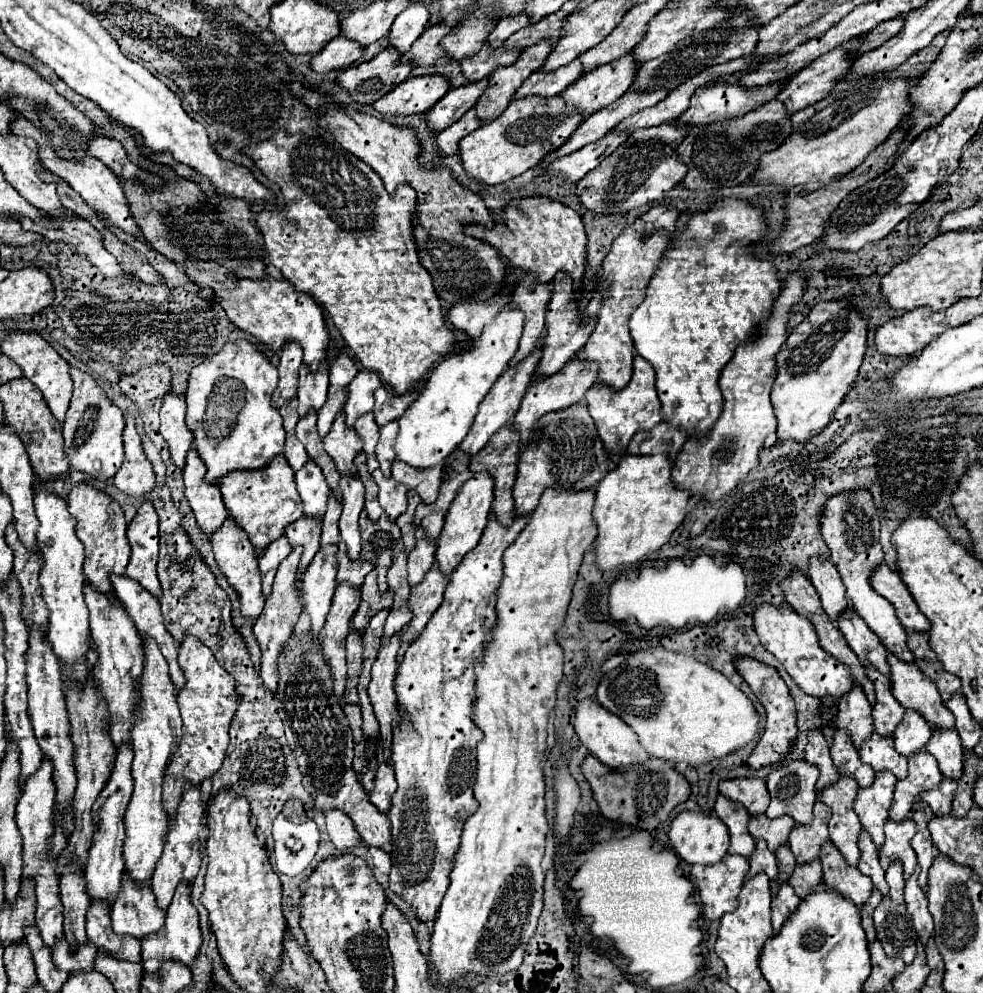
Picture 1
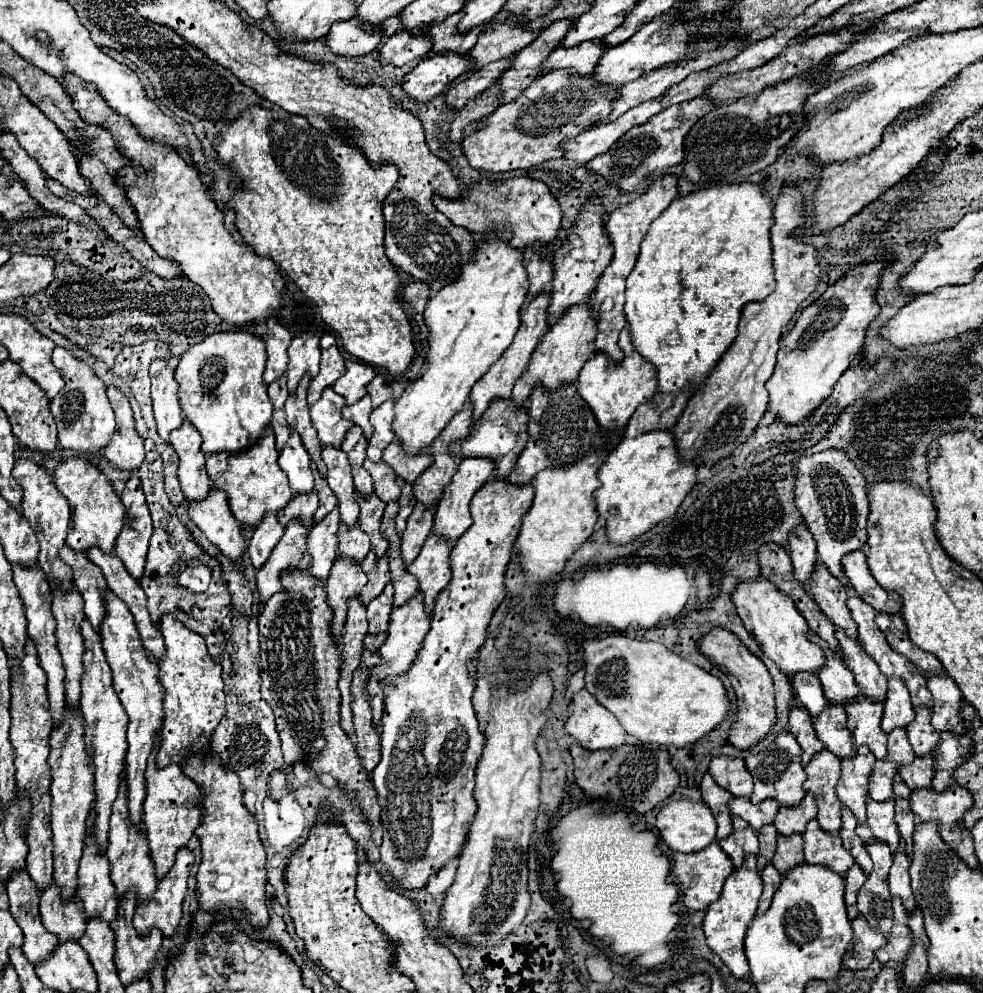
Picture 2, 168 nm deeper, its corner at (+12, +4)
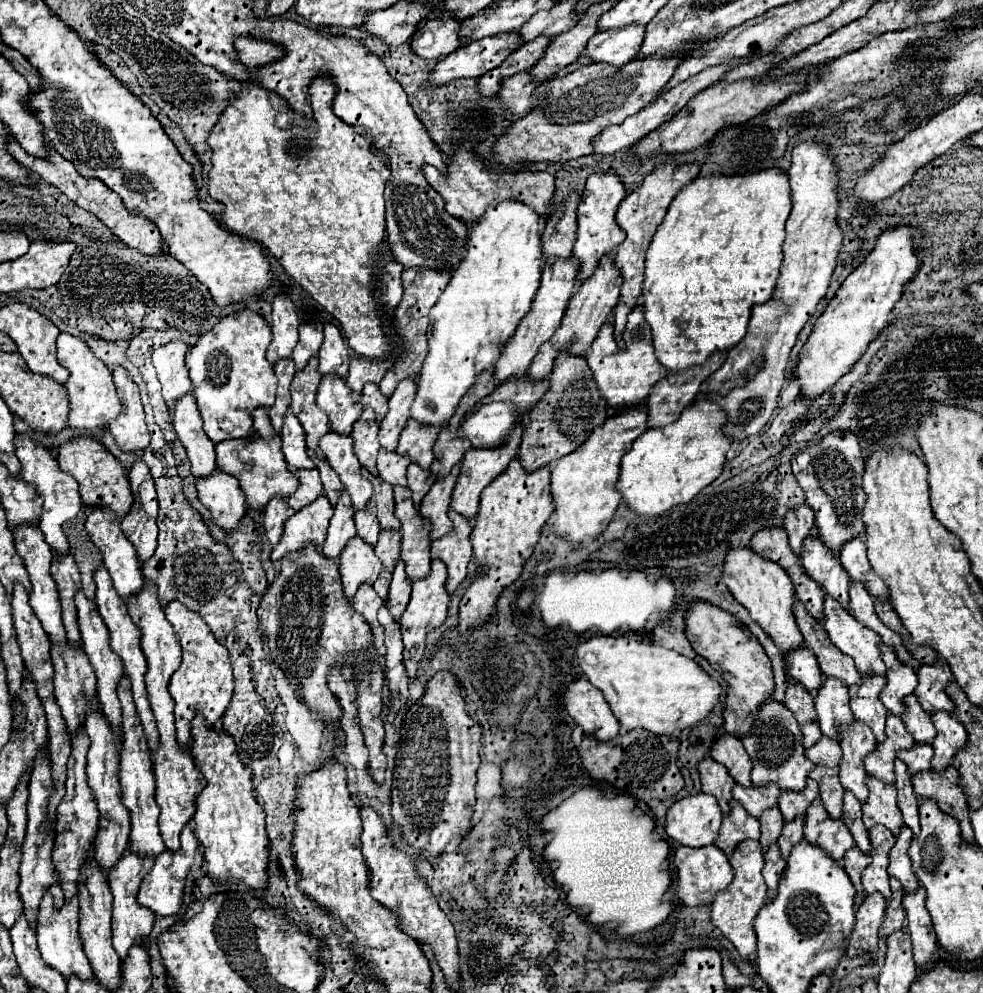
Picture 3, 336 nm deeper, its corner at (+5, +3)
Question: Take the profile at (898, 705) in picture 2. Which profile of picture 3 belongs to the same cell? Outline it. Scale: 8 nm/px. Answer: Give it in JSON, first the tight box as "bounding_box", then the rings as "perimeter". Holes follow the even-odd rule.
{"bounding_box":[880,644,918,716],"perimeter":[[[880,644],[880,650],[882,650],[882,660],[888,666],[886,668],[886,686],[880,692],[880,700],[884,702],[886,710],[900,716],[904,712],[904,704],[902,704],[904,696],[914,692],[914,688],[918,684],[916,670],[912,670],[910,666],[904,666],[904,662],[900,662],[896,658],[896,654],[892,654],[892,646]]]}

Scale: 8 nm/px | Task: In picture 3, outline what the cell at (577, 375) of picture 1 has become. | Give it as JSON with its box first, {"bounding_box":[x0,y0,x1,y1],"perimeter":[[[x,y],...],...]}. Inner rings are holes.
{"bounding_box":[528,254,620,378],"perimeter":[[[606,254],[606,258],[600,260],[600,266],[596,270],[596,274],[592,274],[592,278],[588,278],[588,282],[582,282],[580,288],[572,294],[570,302],[568,302],[568,308],[564,312],[564,318],[562,318],[562,324],[560,328],[552,334],[552,338],[548,342],[544,342],[528,370],[528,376],[530,378],[546,378],[550,372],[552,372],[552,364],[554,364],[554,358],[558,356],[558,352],[562,350],[562,346],[570,346],[570,352],[572,354],[586,354],[586,350],[590,348],[590,344],[594,342],[598,330],[602,328],[602,324],[606,322],[606,318],[612,314],[618,298],[620,298],[620,272],[616,270],[616,264],[614,264],[614,258]]]}

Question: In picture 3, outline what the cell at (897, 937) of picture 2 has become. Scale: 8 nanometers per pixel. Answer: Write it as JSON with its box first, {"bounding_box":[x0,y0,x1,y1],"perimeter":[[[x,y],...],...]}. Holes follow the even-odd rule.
{"bounding_box":[880,878,906,938],"perimeter":[[[890,878],[890,888],[892,888],[892,898],[888,900],[884,924],[880,924],[880,936],[882,938],[888,938],[892,932],[906,928],[906,912],[900,904],[902,896],[904,896],[904,888],[900,886],[900,882],[896,882],[896,878]]]}

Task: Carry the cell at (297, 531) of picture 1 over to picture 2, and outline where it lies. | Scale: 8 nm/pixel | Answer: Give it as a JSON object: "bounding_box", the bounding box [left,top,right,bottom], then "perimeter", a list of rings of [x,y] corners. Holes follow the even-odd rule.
{"bounding_box":[277,491,319,529],"perimeter":[[[311,491],[307,495],[295,495],[289,505],[285,509],[281,509],[281,513],[277,513],[277,521],[281,525],[287,525],[293,519],[299,519],[307,529],[311,529],[313,525],[313,513],[319,507],[319,499],[317,493]]]}

